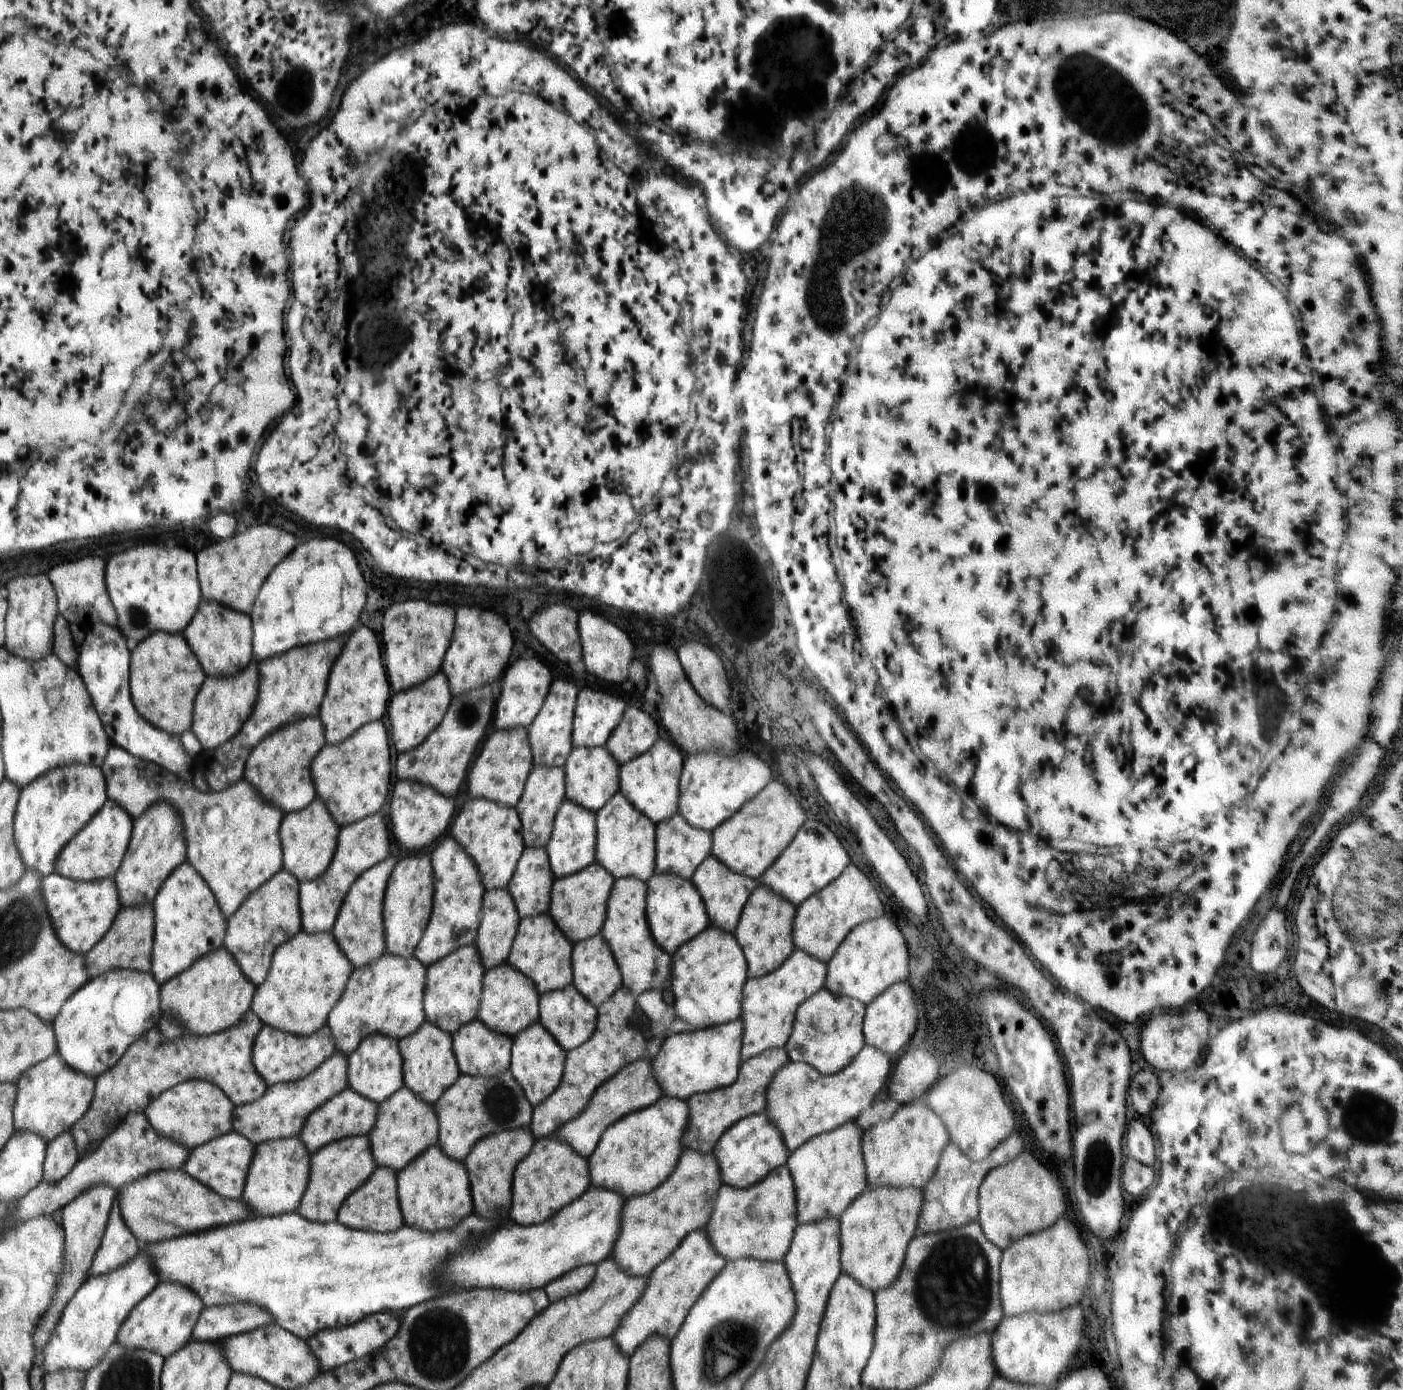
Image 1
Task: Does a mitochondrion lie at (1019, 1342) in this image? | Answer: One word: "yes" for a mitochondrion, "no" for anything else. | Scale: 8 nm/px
no

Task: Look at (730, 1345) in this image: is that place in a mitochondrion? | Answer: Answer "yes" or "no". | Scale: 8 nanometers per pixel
yes

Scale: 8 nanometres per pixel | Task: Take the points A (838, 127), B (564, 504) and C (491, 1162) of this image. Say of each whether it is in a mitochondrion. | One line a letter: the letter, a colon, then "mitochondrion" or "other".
A: other
B: other
C: other

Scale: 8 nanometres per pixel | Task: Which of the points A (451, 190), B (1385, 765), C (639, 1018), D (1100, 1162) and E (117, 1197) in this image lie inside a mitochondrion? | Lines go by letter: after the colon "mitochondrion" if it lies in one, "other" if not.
A: other
B: other
C: mitochondrion
D: mitochondrion
E: other

